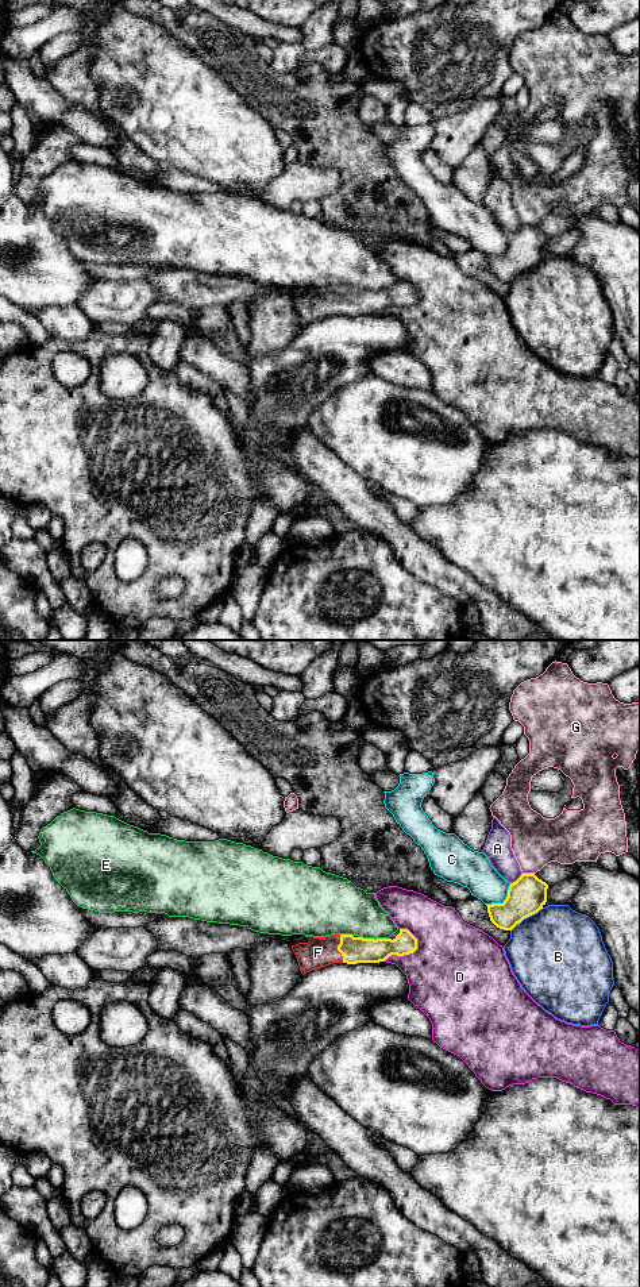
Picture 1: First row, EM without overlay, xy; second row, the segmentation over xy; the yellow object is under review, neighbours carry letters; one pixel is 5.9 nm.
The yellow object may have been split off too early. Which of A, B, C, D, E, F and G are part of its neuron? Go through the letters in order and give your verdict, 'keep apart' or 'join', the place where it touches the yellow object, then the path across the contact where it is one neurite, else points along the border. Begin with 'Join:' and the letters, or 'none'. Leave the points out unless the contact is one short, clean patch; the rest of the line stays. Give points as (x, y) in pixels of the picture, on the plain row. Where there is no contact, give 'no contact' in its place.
Join: F
A: keep apart | xy (517, 231) | along xy (521, 224), (511, 235)
B: keep apart | xy (527, 268)
C: keep apart | xy (504, 253) | along xy (511, 235), (507, 249), (501, 254), (486, 257)
D: keep apart | xy (404, 305)
E: keep apart | xy (373, 291)
F: join | xy (338, 300) | across xy (354, 301), (338, 300), (317, 304)
G: keep apart | xy (528, 226) | along xy (523, 224), (534, 226)

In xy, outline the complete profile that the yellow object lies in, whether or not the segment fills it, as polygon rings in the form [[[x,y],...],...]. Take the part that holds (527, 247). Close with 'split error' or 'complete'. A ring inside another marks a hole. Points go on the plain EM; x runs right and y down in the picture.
[[[521,226],[510,235],[502,255],[487,258],[490,273],[500,281],[512,282],[524,270],[537,265],[547,254],[548,236],[535,226]]]; complete

